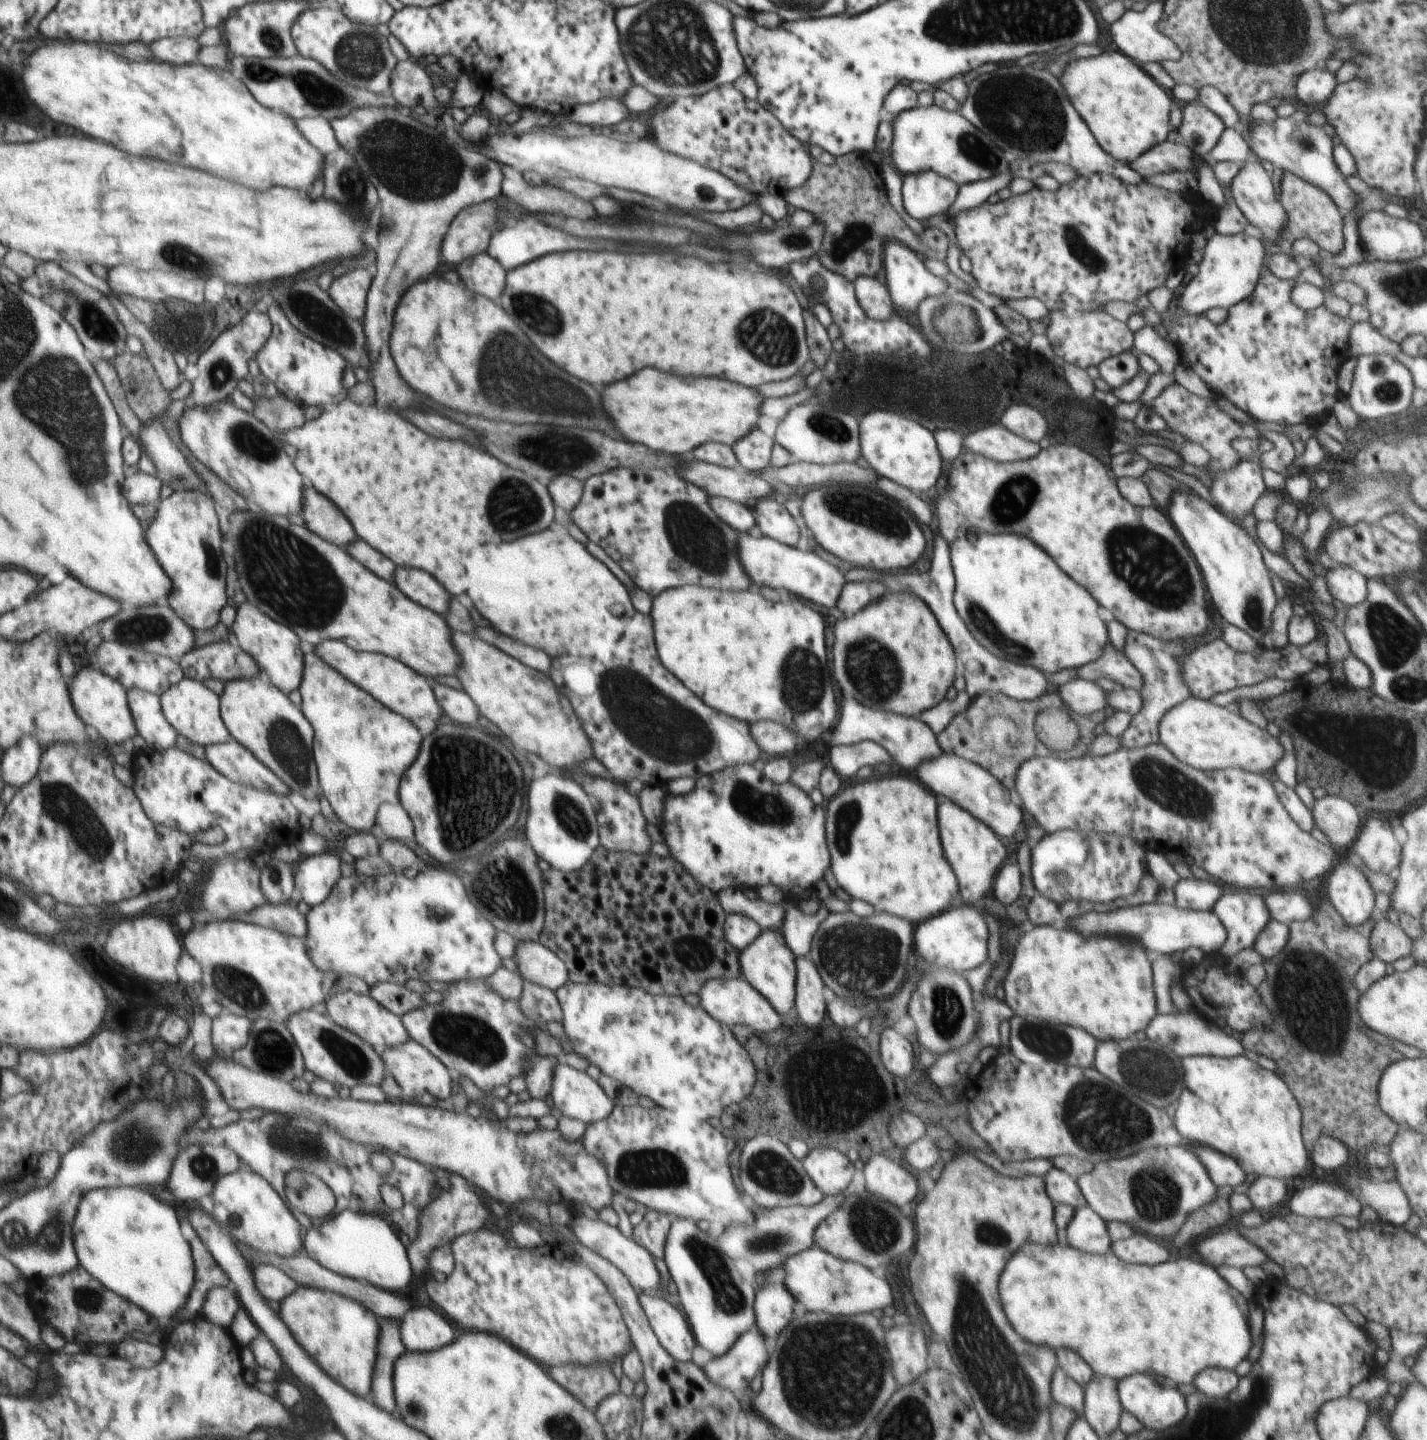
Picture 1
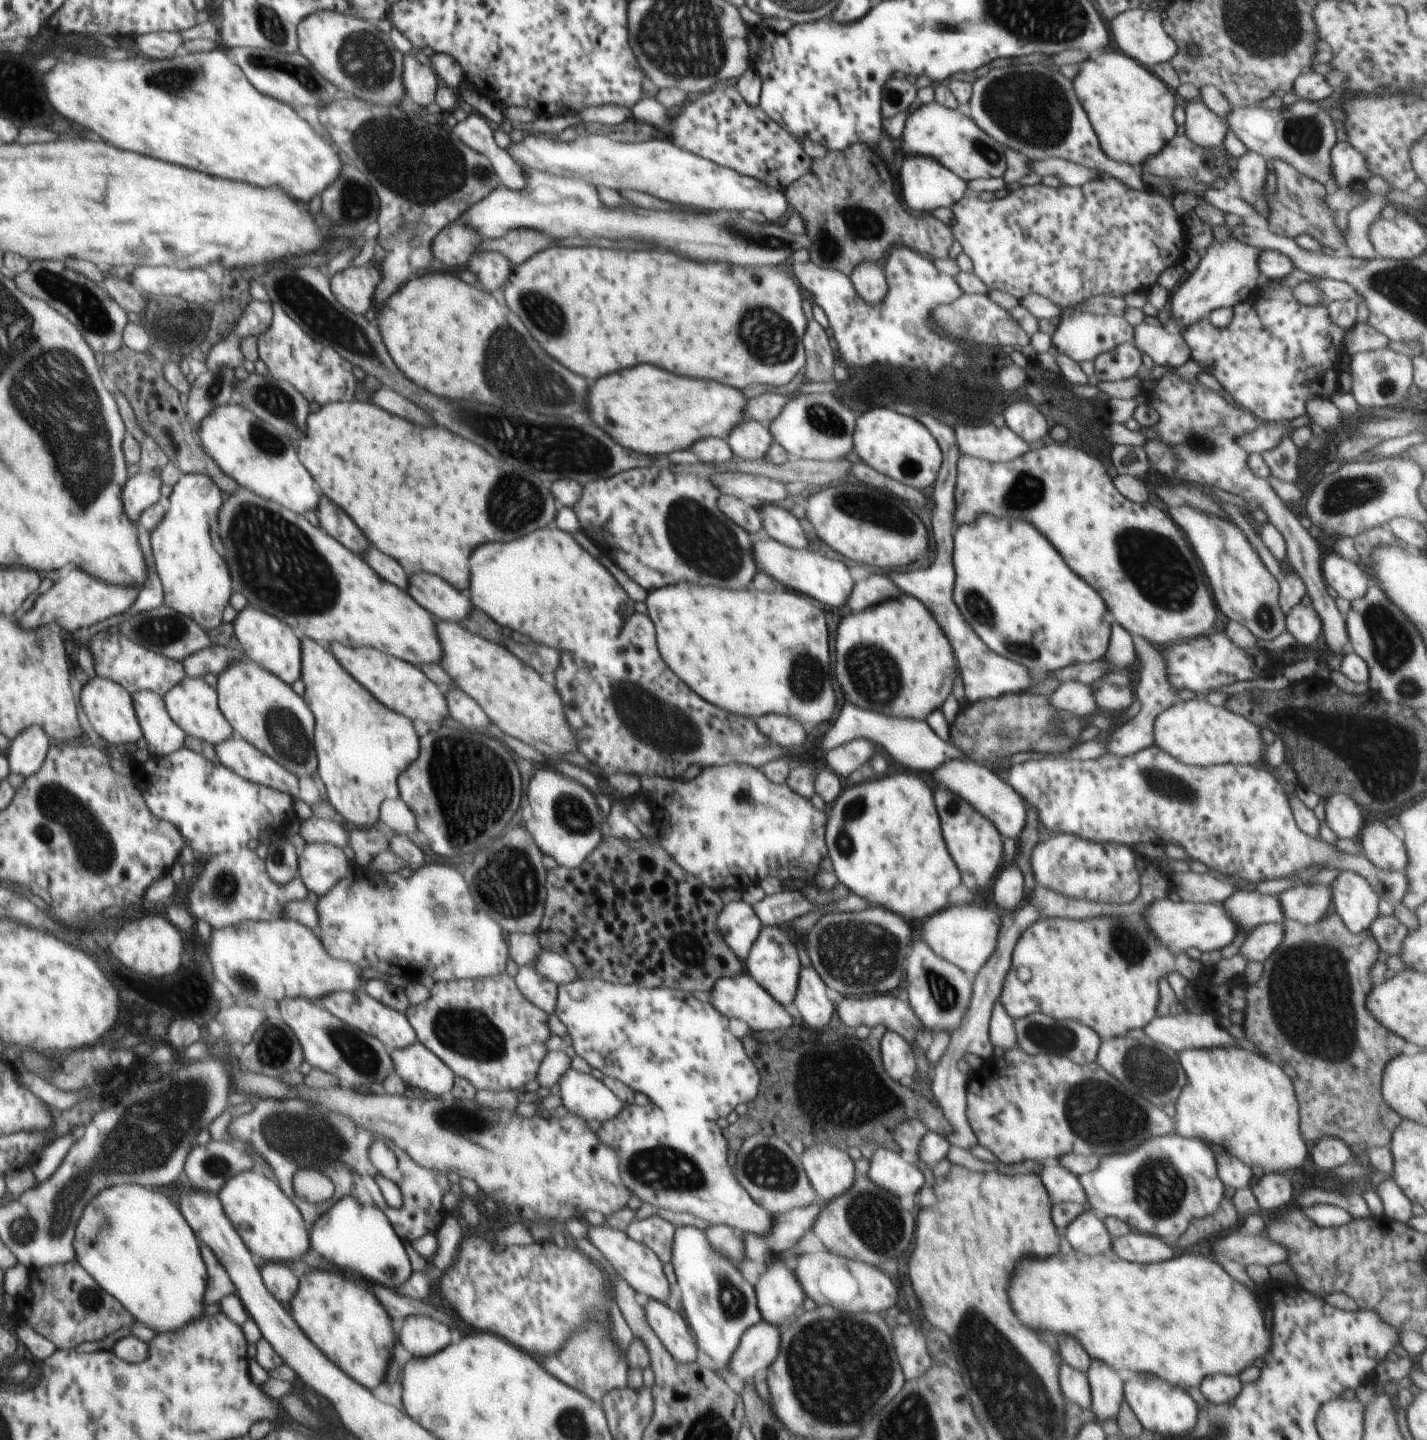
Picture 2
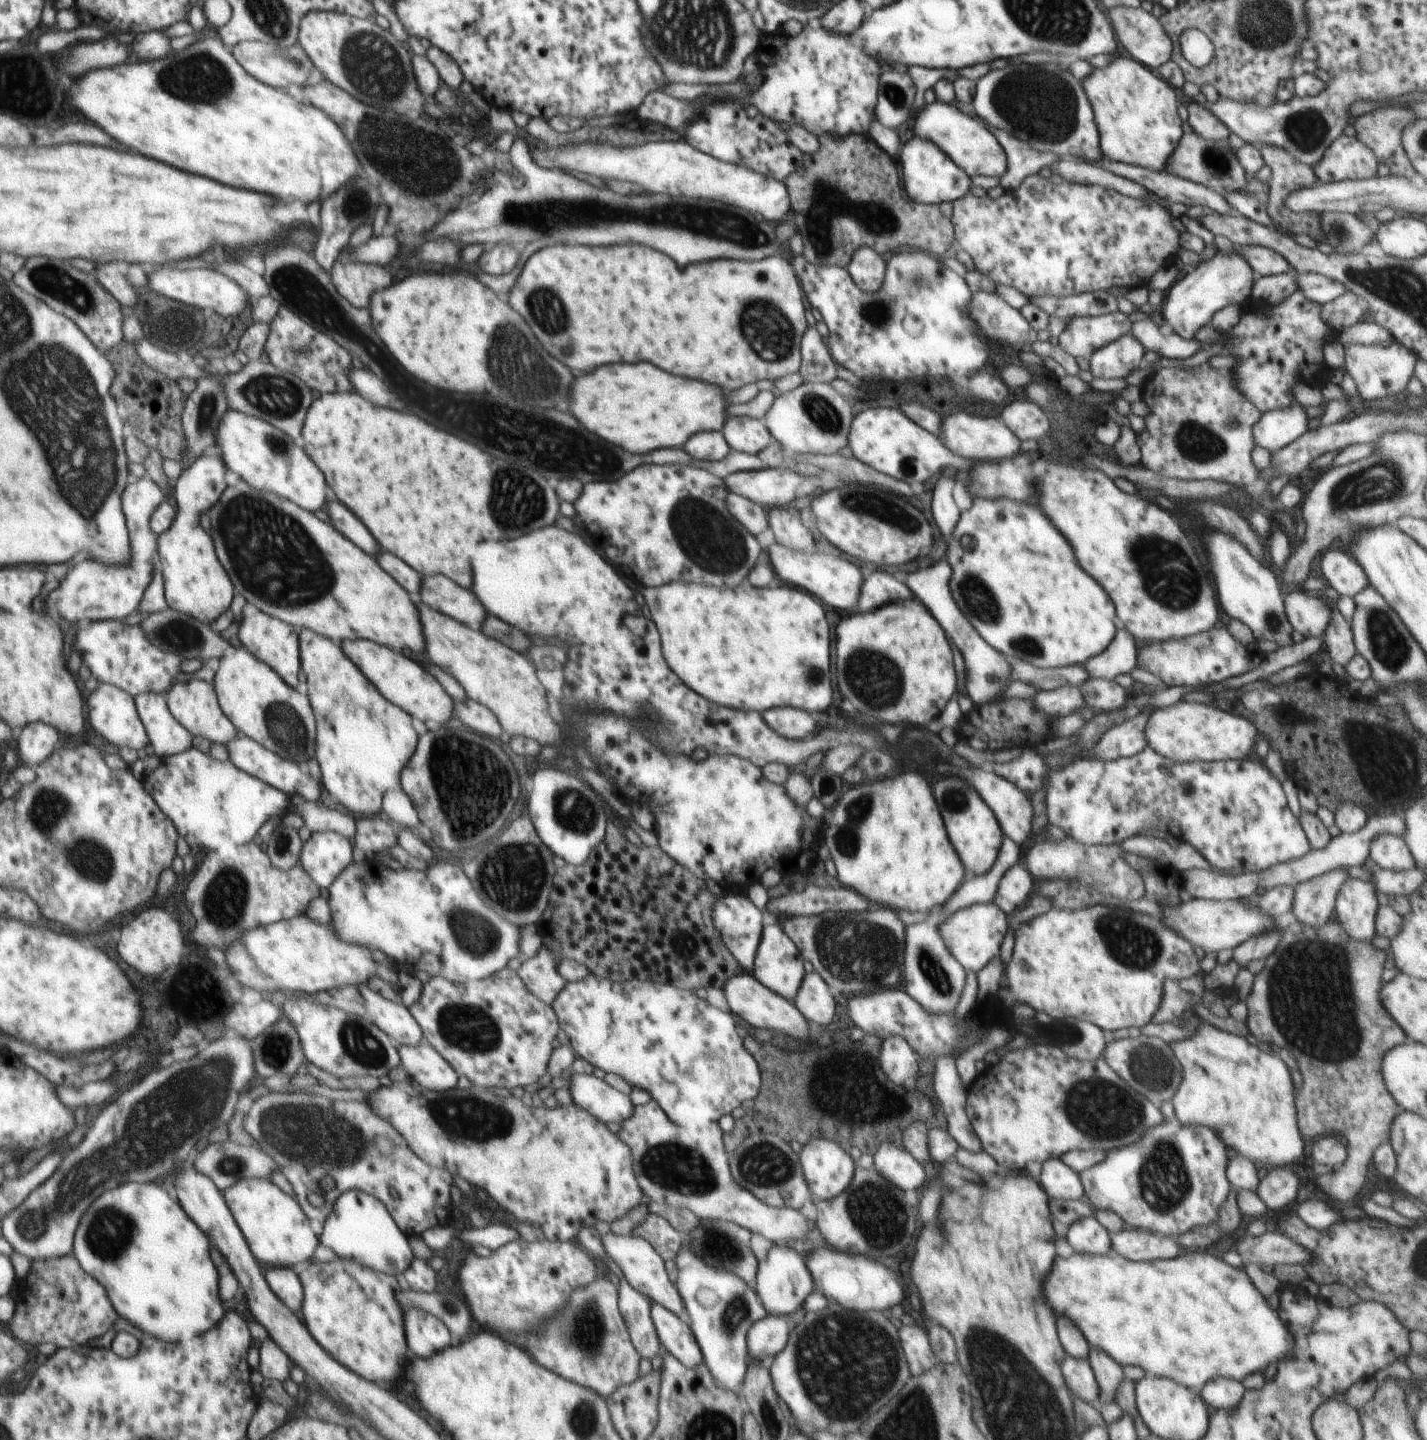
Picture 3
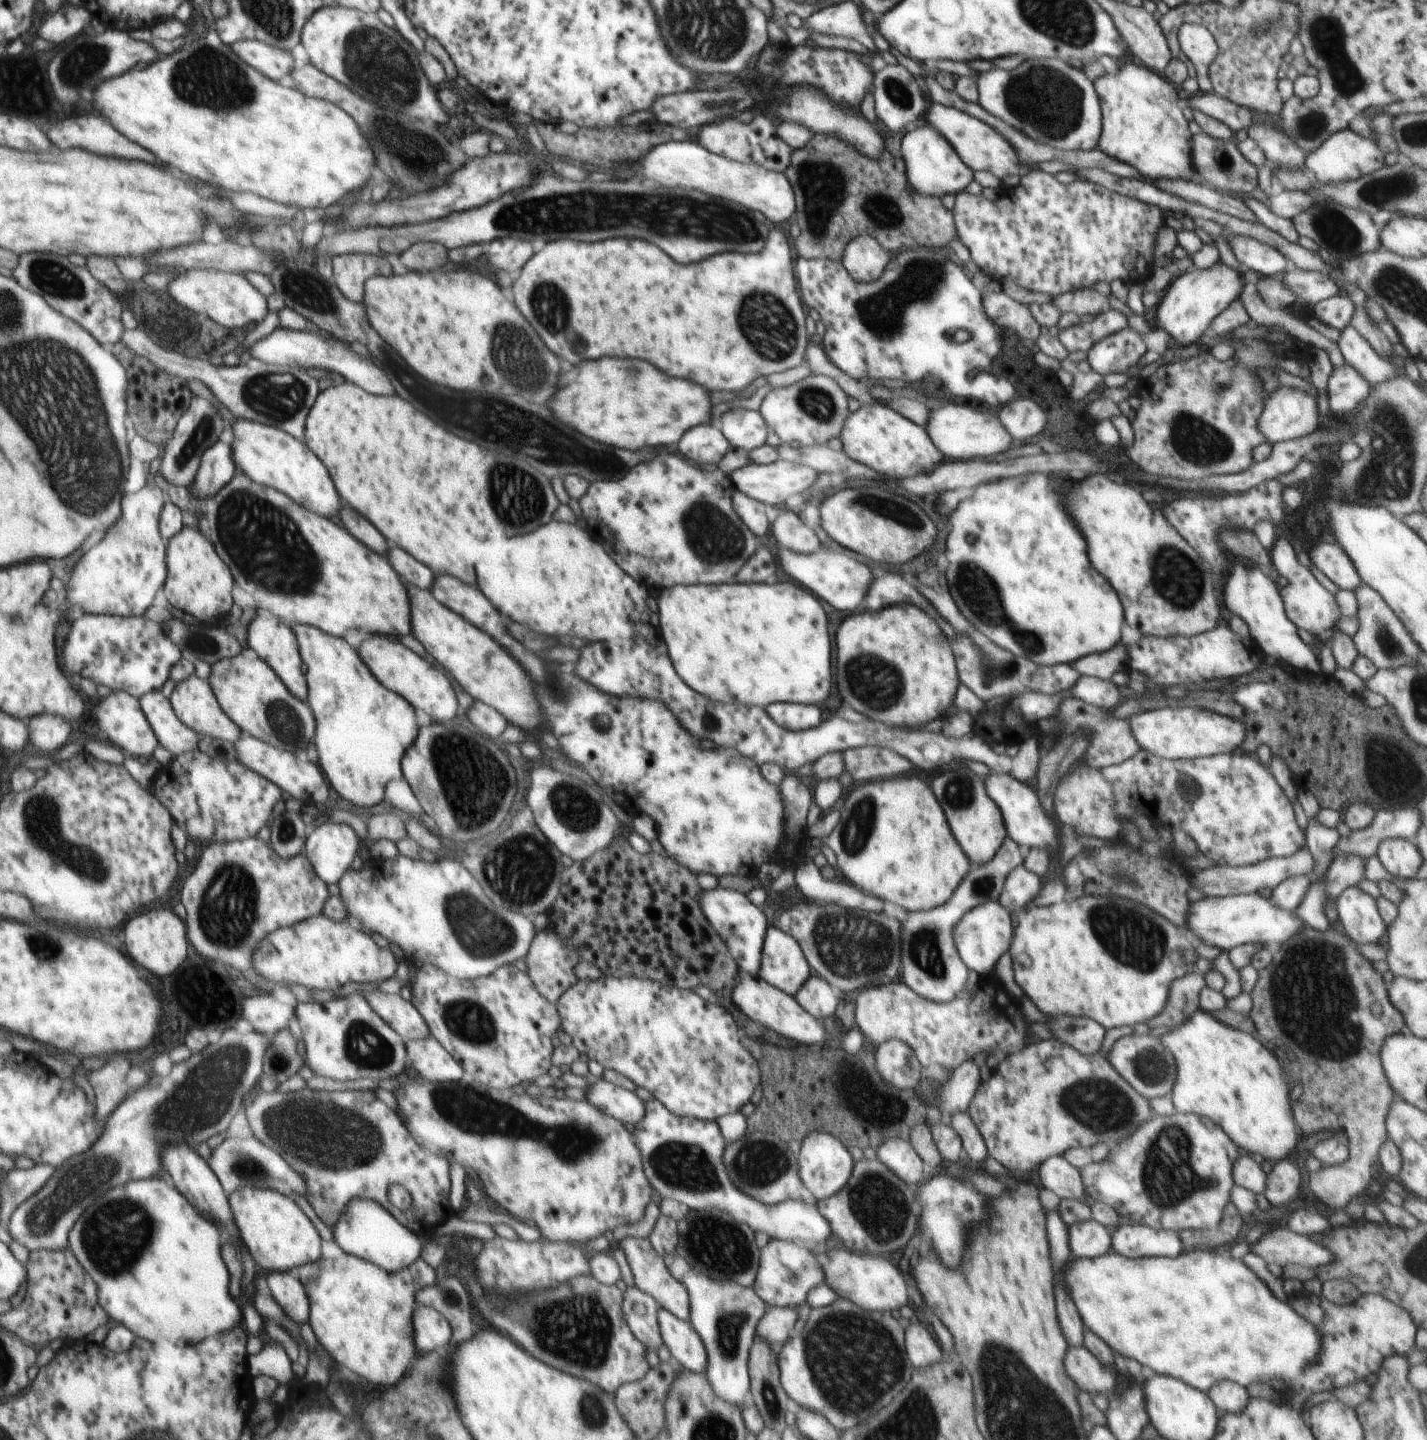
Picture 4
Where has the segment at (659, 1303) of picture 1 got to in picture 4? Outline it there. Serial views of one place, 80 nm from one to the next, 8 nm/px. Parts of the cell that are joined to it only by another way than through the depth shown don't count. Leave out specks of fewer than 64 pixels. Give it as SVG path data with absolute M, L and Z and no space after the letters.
M660 1306L655 1318L663 1344L670 1350L672 1360L686 1370L695 1373L706 1372L707 1352L691 1322L674 1316Z

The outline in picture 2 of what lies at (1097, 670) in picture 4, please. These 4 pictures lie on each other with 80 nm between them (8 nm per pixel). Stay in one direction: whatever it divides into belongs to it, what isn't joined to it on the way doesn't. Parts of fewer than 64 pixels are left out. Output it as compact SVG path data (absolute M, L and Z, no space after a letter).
M1111 624L1111 637L1109 647L1104 658L1106 659L1111 672L1117 670L1127 671L1136 660L1135 648L1131 634L1120 624Z

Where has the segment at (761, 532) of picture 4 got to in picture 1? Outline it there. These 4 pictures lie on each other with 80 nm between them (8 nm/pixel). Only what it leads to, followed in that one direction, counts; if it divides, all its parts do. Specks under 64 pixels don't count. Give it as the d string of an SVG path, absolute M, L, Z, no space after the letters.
M710 497L709 505L718 518L739 534L748 532L752 526L756 525L753 510L739 502L722 497Z

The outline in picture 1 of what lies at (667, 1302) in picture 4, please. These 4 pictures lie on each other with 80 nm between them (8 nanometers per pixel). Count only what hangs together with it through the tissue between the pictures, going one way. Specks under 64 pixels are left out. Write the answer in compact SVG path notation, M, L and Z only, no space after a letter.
M574 1215L566 1226L580 1243L602 1255L602 1258L605 1258L608 1262L615 1264L616 1268L626 1275L626 1278L628 1278L634 1288L643 1291L659 1292L658 1287L660 1284L662 1285L663 1281L654 1265L654 1260L652 1260L651 1254L643 1246L634 1242L634 1239L626 1238L615 1226L604 1223L599 1218L593 1220L585 1215Z

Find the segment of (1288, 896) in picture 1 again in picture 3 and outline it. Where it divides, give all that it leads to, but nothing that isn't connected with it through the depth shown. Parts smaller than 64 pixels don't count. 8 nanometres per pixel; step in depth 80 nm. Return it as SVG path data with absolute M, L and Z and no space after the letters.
M1345 867L1334 869L1293 888L1291 911L1305 925L1322 927L1332 916L1342 883L1350 877Z

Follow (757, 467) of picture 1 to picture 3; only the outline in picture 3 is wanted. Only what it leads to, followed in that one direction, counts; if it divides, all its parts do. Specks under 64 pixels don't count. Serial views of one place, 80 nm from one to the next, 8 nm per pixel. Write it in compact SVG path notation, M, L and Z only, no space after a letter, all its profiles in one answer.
M728 416L722 433L731 448L746 454L757 455L773 440L771 432L763 421L745 416Z

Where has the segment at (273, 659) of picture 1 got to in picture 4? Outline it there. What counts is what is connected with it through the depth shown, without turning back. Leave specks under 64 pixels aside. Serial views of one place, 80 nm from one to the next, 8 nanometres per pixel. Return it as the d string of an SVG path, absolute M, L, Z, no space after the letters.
M258 612L256 617L250 621L246 636L250 650L269 663L270 668L282 679L283 684L286 685L286 688L295 697L306 701L307 680L305 675L302 674L302 659L299 653L299 644L291 626L286 626L274 615L270 616L266 612Z

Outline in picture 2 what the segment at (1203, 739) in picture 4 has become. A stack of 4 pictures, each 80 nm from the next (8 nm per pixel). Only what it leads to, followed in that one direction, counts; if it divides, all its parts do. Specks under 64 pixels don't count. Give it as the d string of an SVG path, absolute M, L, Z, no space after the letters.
M1198 696L1184 697L1178 700L1158 715L1153 726L1156 745L1181 763L1199 767L1228 763L1252 766L1262 762L1265 758L1267 746L1264 745L1260 730L1261 727L1248 721L1245 717L1231 712L1224 706L1212 705L1205 698L1199 698Z

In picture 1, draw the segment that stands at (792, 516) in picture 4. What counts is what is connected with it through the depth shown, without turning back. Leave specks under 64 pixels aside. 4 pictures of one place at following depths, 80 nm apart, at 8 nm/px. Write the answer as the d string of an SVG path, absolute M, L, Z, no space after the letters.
M761 498L754 506L755 524L764 536L796 547L800 537L800 529L796 520L782 503L772 498Z

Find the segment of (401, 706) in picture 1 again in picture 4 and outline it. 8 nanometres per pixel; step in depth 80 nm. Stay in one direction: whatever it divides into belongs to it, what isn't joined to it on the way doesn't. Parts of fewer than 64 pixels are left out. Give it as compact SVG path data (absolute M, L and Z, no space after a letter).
M378 635L366 636L357 651L362 662L384 688L405 698L415 709L424 710L434 724L453 720L461 712L450 680L440 670L432 668L426 660L402 645L400 640Z

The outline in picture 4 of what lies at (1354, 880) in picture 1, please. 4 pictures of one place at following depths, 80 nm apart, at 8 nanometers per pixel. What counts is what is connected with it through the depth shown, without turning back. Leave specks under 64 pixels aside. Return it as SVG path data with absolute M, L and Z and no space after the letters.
M1352 885L1343 890L1335 900L1335 909L1339 919L1338 924L1350 940L1362 943L1381 943L1380 938L1388 927L1380 916L1376 899L1362 891L1357 885Z

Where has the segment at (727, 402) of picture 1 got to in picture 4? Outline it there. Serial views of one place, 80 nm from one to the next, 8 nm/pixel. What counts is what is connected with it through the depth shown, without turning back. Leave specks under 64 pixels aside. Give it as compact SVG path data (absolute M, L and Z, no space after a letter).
M600 358L598 362L582 362L562 374L560 386L552 410L564 424L592 440L632 452L648 446L677 445L688 429L713 424L711 391L692 380L670 380L642 360Z

